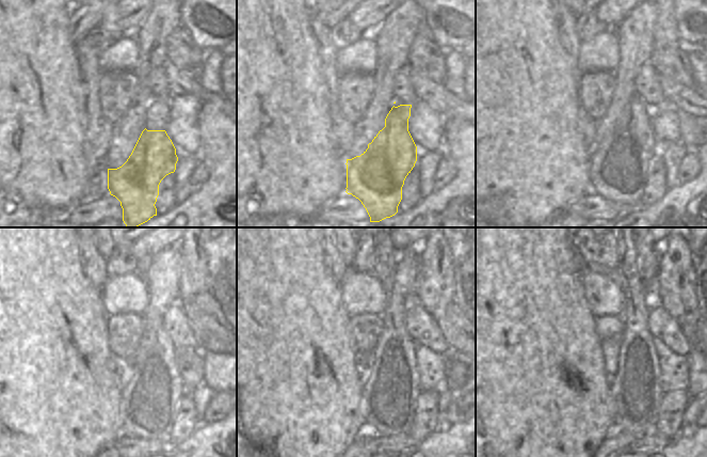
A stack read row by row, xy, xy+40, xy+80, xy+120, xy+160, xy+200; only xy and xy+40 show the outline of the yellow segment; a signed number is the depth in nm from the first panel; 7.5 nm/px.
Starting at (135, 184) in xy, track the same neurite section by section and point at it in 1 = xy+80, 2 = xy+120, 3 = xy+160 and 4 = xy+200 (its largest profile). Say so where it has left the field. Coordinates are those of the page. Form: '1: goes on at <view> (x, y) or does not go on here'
1: goes on at xy+80 (619, 166)
2: goes on at xy+120 (149, 402)
3: goes on at xy+160 (388, 403)
4: goes on at xy+200 (636, 392)

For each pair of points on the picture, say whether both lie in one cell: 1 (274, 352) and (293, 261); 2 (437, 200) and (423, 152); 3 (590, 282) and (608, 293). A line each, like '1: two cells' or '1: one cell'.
1: one cell
2: two cells
3: one cell

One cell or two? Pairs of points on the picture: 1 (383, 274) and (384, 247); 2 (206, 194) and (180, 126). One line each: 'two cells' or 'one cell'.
1: one cell
2: two cells

